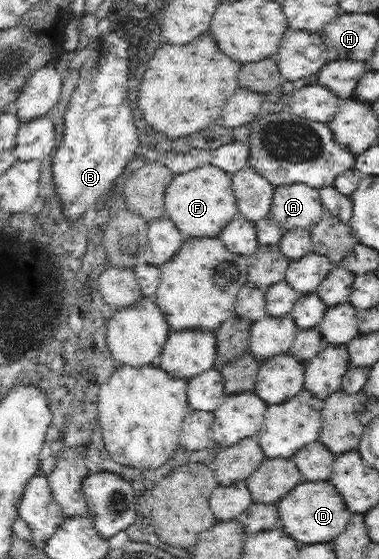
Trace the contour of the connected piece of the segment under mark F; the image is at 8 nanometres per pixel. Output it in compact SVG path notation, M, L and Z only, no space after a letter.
M212 165L175 175L164 193L166 217L174 222L183 241L218 236L222 228L236 217L236 205L231 175Z

